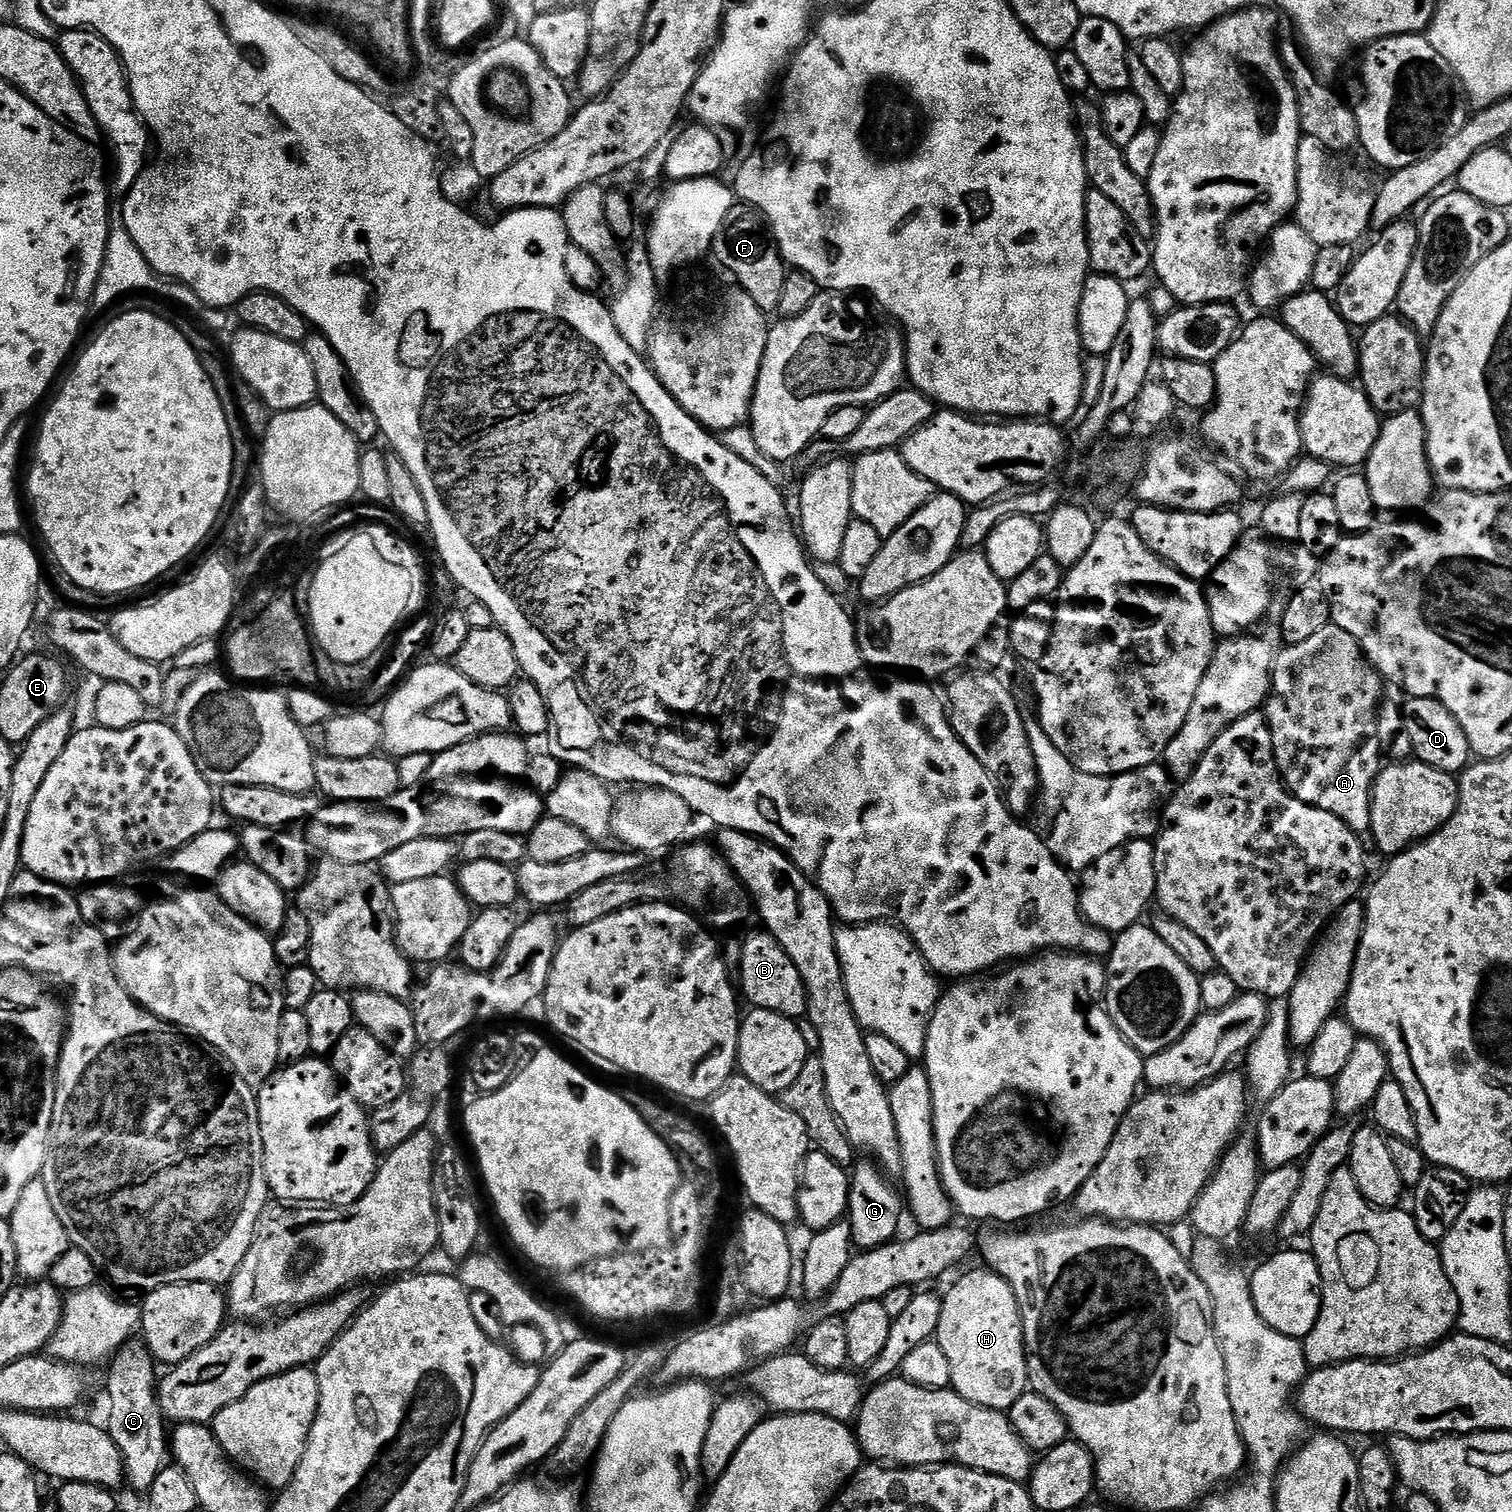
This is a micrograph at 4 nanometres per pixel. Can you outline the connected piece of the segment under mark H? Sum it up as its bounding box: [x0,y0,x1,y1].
[934,1272,1029,1410]

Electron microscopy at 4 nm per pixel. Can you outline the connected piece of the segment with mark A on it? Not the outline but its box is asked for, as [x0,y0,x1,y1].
[1266,623,1382,832]

